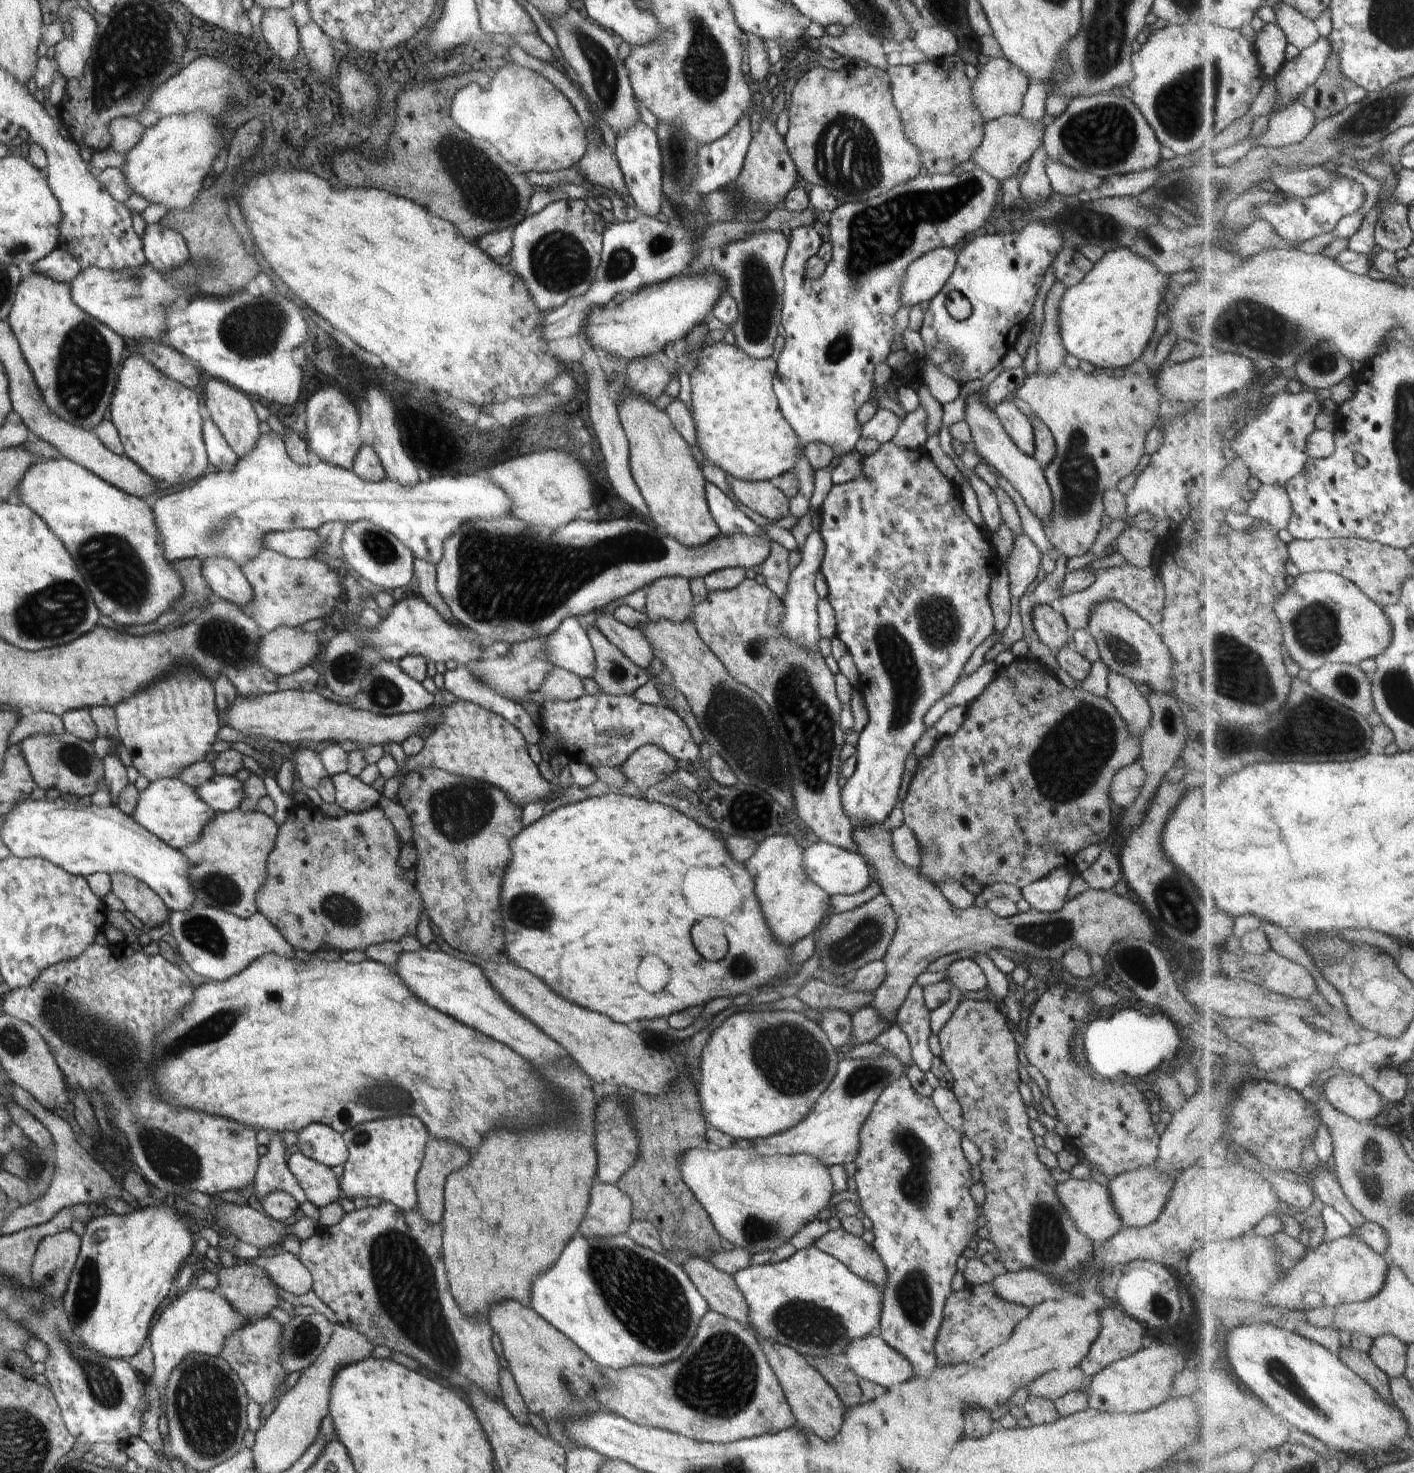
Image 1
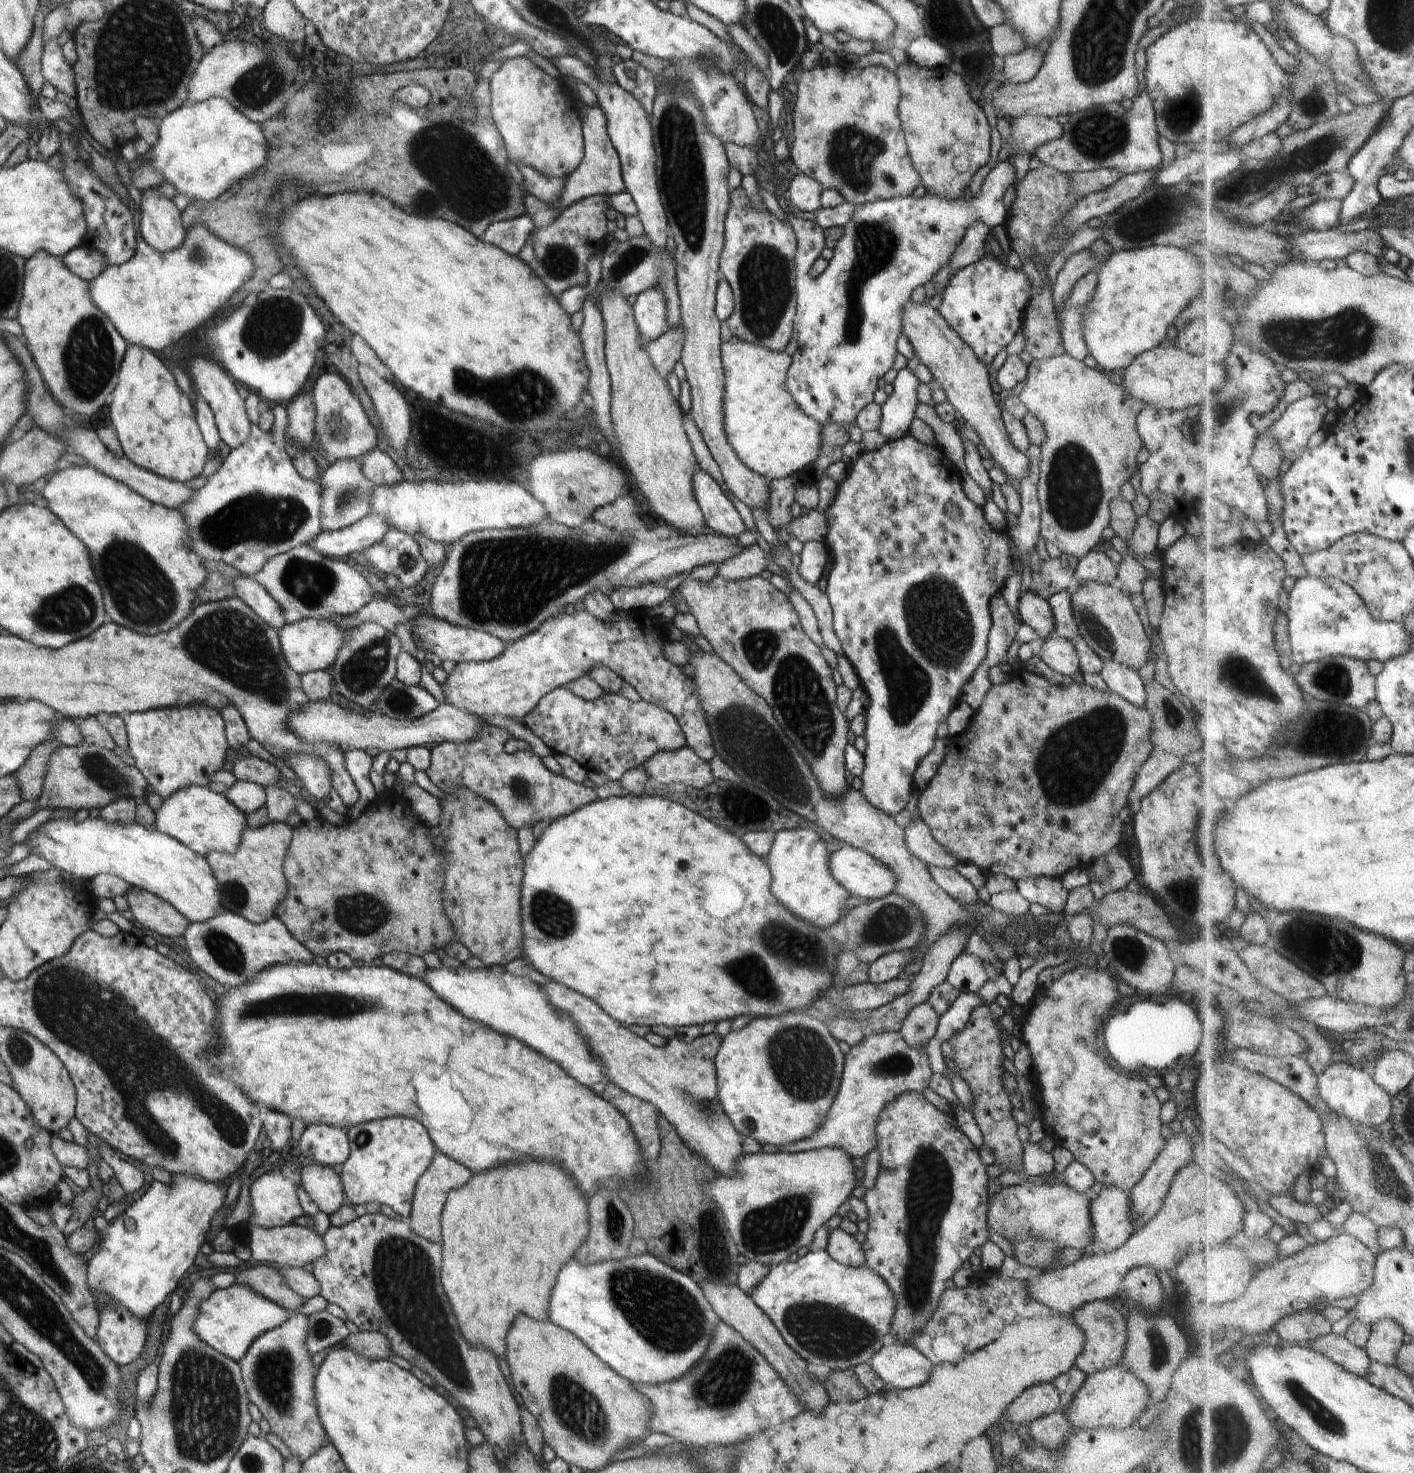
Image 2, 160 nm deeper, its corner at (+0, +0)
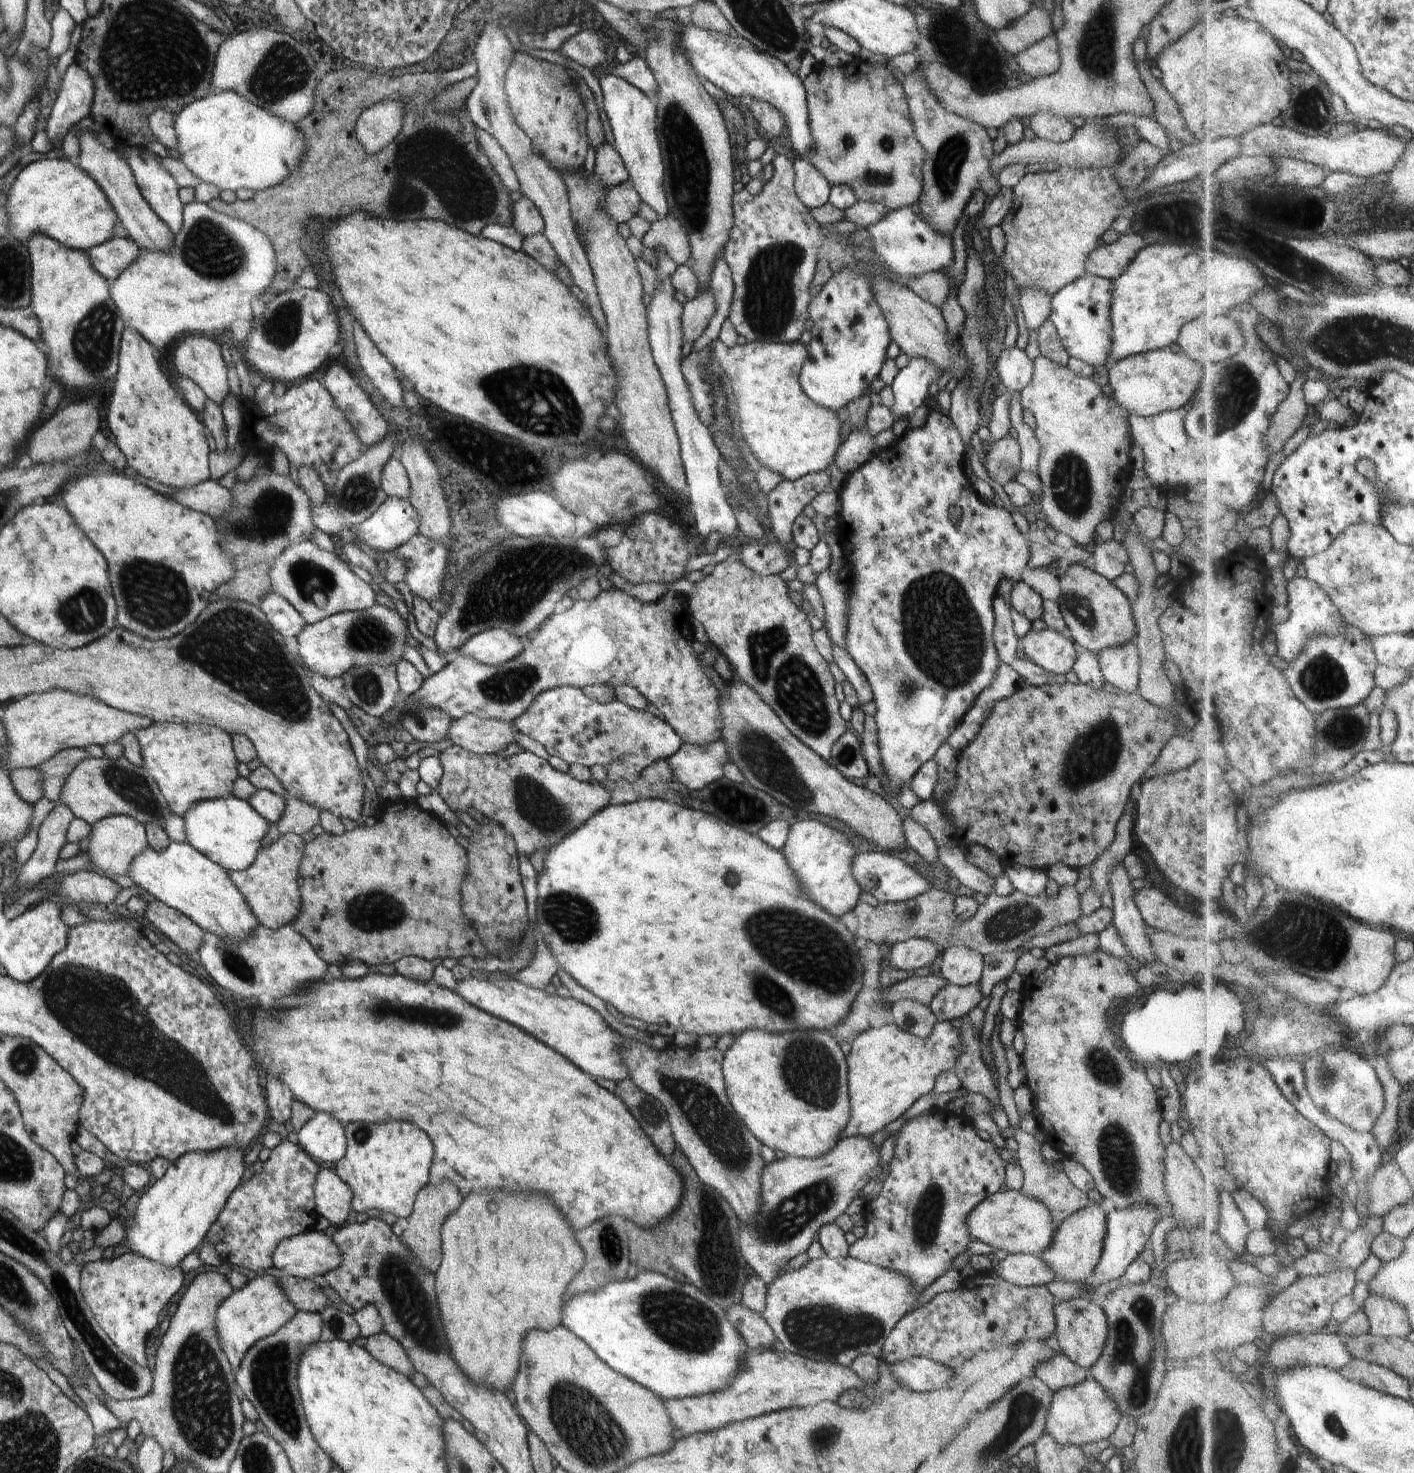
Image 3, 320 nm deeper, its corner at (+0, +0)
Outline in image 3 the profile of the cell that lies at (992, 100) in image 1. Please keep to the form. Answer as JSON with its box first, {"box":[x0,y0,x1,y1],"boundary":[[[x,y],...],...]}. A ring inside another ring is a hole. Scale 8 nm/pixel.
{"box":[1014,32,1061,79],"boundary":[[[1054,32],[1014,57],[1022,71],[1034,79],[1054,74],[1061,65],[1059,42]]]}

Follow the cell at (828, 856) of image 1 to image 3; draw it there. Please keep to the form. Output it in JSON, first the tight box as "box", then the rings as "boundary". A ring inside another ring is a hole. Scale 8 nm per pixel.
{"box":[852,852,932,903],"boundary":[[[862,852],[853,858],[852,874],[860,888],[872,894],[880,903],[907,901],[932,890],[932,883],[897,855],[887,852]]]}

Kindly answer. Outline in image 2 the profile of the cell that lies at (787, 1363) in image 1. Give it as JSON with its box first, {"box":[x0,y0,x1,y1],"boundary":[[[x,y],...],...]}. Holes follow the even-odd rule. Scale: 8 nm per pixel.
{"box":[698,1281,830,1414],"boundary":[[[700,1281],[698,1284],[700,1284],[708,1302],[712,1305],[714,1312],[719,1316],[719,1320],[731,1326],[746,1342],[749,1342],[758,1350],[768,1361],[768,1364],[772,1365],[772,1368],[785,1380],[789,1389],[798,1397],[801,1405],[804,1405],[805,1410],[812,1411],[814,1414],[823,1411],[830,1402],[822,1381],[808,1372],[806,1361],[784,1342],[784,1339],[776,1330],[776,1326],[772,1324],[764,1311],[758,1308],[756,1303],[738,1286],[714,1284],[708,1281]]]}

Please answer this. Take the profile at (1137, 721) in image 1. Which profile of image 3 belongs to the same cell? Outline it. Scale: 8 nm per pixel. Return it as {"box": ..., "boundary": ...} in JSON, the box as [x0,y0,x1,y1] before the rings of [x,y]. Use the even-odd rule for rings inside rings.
{"box":[1098,641,1140,694],"boundary":[[[1133,641],[1098,652],[1102,676],[1122,692],[1137,694],[1140,659]]]}

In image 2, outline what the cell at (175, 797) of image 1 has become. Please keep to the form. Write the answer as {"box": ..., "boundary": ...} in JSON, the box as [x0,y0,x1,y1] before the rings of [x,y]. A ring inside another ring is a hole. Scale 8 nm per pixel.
{"box":[155,785,246,857],"boundary":[[[198,785],[173,792],[168,799],[163,799],[162,808],[155,812],[155,830],[170,835],[203,857],[212,851],[234,854],[246,829],[245,814],[226,795]]]}

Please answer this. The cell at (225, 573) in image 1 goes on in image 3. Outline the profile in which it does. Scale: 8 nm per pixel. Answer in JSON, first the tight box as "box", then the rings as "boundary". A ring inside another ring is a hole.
{"box":[258,592,307,638],"boundary":[[[274,592],[262,596],[258,607],[267,616],[268,622],[284,638],[298,636],[307,625],[307,622],[294,606]]]}

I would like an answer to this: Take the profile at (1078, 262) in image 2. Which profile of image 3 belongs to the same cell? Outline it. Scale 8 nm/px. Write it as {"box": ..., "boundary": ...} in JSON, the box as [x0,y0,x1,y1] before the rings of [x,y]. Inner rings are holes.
{"box":[1085,232,1148,280],"boundary":[[[1126,232],[1116,242],[1099,246],[1090,253],[1085,264],[1087,274],[1114,280],[1121,276],[1137,252],[1146,245],[1148,244],[1141,234]]]}

